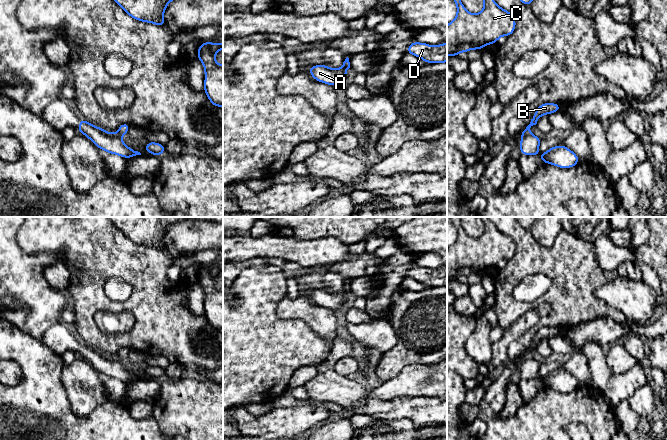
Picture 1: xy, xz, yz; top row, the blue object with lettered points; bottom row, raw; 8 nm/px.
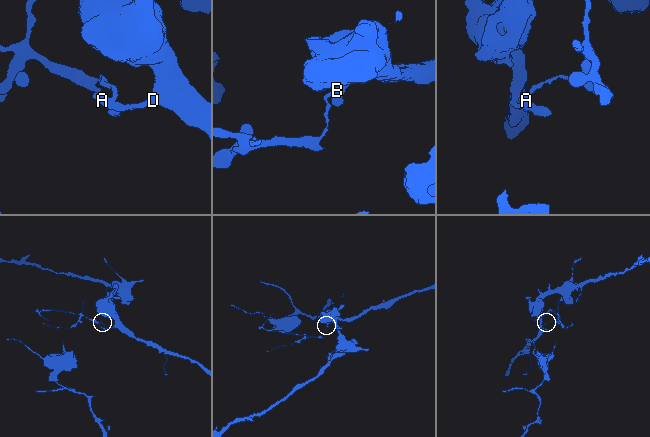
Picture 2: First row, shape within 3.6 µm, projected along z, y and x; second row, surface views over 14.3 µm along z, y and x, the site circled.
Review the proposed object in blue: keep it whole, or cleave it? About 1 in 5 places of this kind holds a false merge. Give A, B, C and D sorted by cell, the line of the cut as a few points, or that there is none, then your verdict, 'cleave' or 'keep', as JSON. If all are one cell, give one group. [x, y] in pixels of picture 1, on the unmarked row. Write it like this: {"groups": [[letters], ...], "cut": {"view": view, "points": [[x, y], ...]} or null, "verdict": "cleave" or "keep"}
{"groups": [["A", "C", "D"], ["B"]], "cut": {"view": "yz", "points": [[528, 354], [522, 360]]}, "verdict": "cleave"}

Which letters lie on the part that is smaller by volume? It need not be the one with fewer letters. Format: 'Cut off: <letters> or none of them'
Cut off: B

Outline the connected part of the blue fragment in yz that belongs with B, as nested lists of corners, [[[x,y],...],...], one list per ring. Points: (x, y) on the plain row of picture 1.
[[[542,327],[537,334],[535,335],[530,348],[523,353],[523,355],[521,356],[521,360],[523,360],[526,356],[528,356],[530,354],[530,352],[533,349],[537,348],[537,345],[539,344],[539,342],[544,339],[544,338],[551,338],[551,337],[555,337],[557,335],[561,334],[561,330],[560,328],[557,327]]]

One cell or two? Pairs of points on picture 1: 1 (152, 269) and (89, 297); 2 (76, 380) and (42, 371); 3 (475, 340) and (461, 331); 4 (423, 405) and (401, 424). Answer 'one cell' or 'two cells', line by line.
1: one cell
2: two cells
3: two cells
4: two cells

